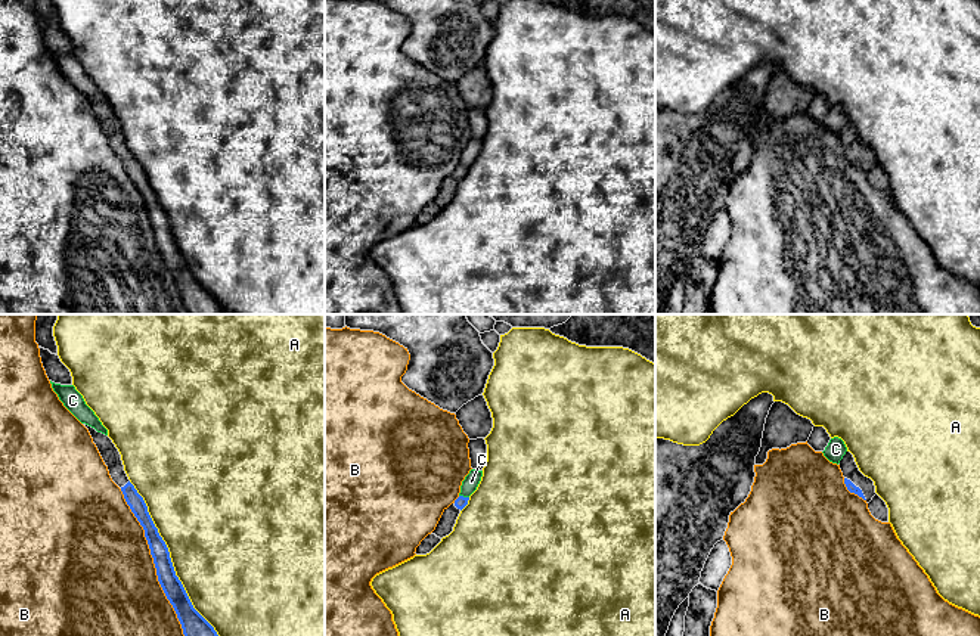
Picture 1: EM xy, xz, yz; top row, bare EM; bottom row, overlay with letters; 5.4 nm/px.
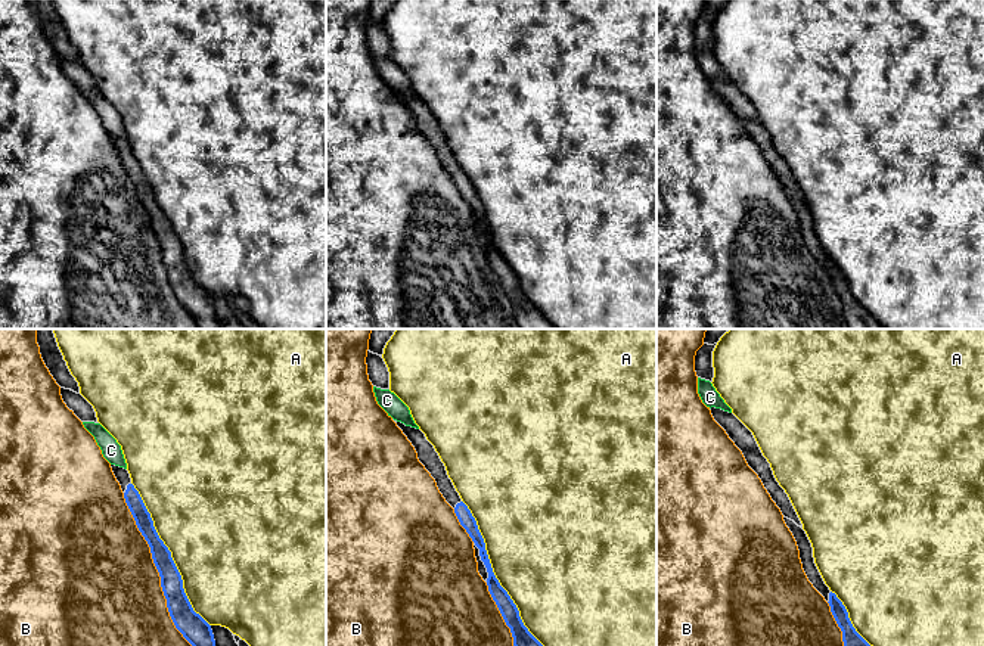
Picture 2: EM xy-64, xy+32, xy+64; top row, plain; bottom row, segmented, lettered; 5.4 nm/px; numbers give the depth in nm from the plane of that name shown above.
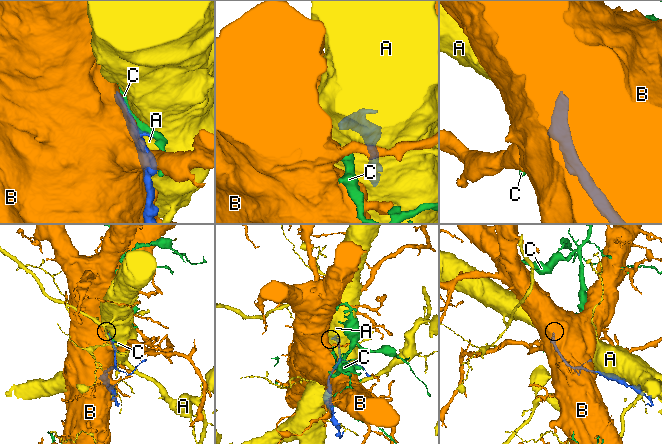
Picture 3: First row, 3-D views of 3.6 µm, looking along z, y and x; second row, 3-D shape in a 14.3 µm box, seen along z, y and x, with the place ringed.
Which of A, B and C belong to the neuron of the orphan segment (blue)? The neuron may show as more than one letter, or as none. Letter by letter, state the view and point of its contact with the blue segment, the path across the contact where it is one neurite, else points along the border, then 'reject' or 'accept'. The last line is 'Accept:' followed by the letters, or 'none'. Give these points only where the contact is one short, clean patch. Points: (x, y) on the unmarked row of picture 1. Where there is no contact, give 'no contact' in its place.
A: meets blue in xy at (170, 230); reject
B: meets blue in xy at (155, 236); reject
C: meets blue in xz at (462, 166); reject
Accept: none

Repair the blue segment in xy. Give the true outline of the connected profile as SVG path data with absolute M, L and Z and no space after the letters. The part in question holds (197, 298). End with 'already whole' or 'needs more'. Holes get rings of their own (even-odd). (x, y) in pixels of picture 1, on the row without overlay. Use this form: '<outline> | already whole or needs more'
M86 93L83 94L89 99L112 151L121 158L127 174L145 199L158 251L177 283L184 307L190 314L224 314L214 297L193 277L182 251L176 245L168 217L159 205L143 167L130 152L118 118L108 105Z | needs more

